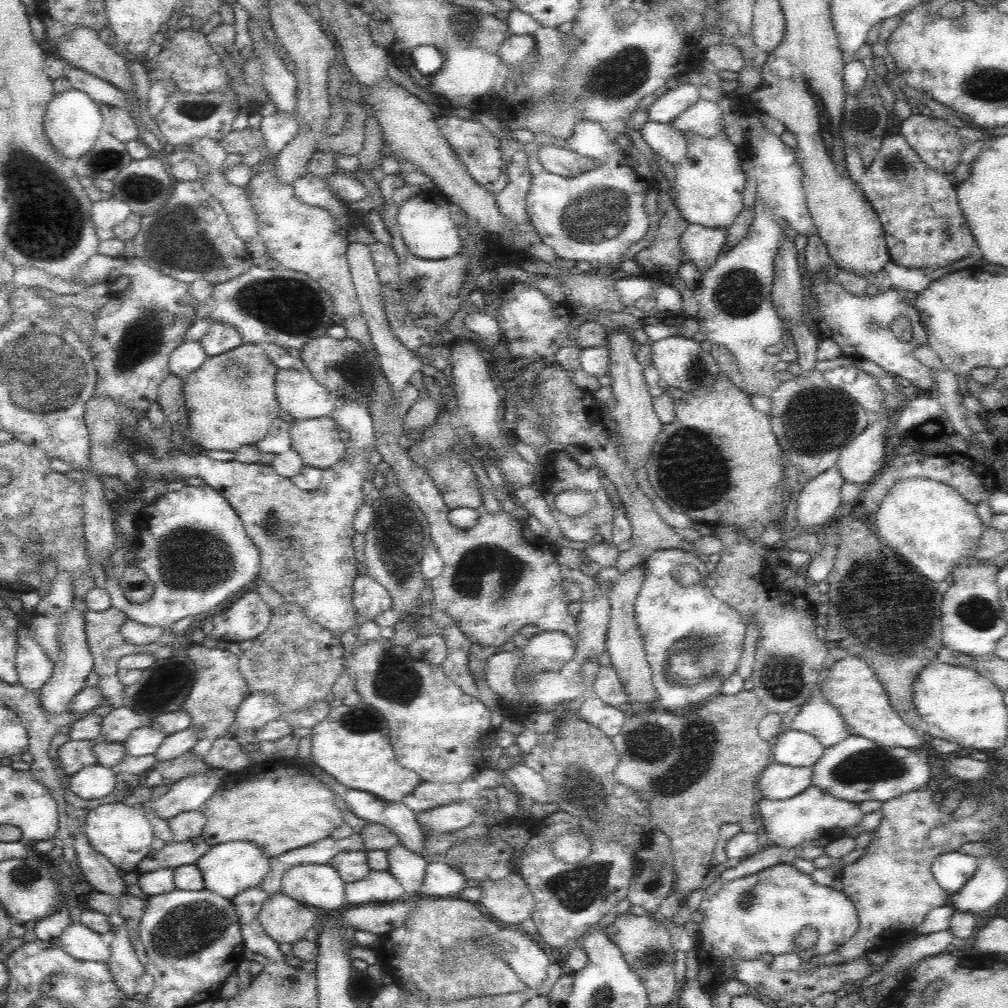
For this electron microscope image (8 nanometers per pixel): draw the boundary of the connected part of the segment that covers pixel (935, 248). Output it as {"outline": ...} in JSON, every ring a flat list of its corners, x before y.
{"outline":[[901,134,884,136,879,152,869,168,865,168,857,185,879,216,890,260,898,266,938,270,940,266,956,263,956,260,962,260,976,250,976,240,966,226,964,213,956,202,956,190,950,190,956,185,946,179,946,173,934,170,922,162,918,153]]}

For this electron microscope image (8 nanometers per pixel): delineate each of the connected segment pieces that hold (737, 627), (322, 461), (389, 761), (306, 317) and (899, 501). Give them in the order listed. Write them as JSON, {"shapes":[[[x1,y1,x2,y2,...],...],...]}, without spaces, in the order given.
{"shapes":[[[667,549,654,552,643,563,645,580,635,601,635,616,638,631,642,635,647,661,650,663,652,679,656,688,656,707,661,710,682,712,702,706,722,691,724,680,736,671,738,660,742,654,743,640,747,629,747,621,730,608,712,596,710,588,703,585,684,587,672,577,672,571,678,565,694,566,702,578,709,574,705,563,700,562,698,555,690,550]],[[325,416,299,421,293,419,290,423,291,448,300,454,305,465,327,469,345,455,345,442,339,436,339,430,333,418]],[[361,700,354,706,346,706,342,703,340,706,333,708,322,722,311,729,310,760,318,770,324,770,328,774,332,774,338,782,342,782,349,789,368,791,386,802,402,801,404,797,414,792,422,782,413,770,404,768,396,760,390,742,388,721,379,710]],[[252,265,236,278,212,285,210,298,194,306,198,317,235,326,246,343,273,343,298,350,324,335,333,325,332,316,336,312,331,296,317,280,282,265,274,270,268,270,265,265]],[[904,478,890,488,878,510,876,526,886,545,890,546,900,557,914,564,920,574,930,578,932,582,942,582,951,576,959,563,973,559,973,551,979,546,983,528,982,521,976,513,976,505,966,500,956,489,943,482,931,478]]]}

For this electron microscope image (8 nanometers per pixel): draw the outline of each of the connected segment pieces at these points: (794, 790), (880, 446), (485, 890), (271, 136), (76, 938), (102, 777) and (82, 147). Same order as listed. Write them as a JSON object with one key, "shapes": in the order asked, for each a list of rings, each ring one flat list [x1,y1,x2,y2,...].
{"shapes":[[[770,763,760,774,757,787,763,798,784,800,804,792,812,785,812,767]],[[870,417,866,428,844,447,837,467,846,482,869,484,883,469,888,457,884,451,888,418]],[[509,872,500,880,482,880,480,904,498,922,520,924,532,917,534,895,520,873]],[[276,111,272,116,266,116,262,120,260,130,264,134,270,157,273,157,298,134,298,120,286,117,284,112]],[[72,923,62,930,57,940,60,941,60,948,72,958,107,963,111,954,109,945,115,936,115,929,98,934,82,923]],[[98,763,70,776,70,789,76,796,86,800,105,798,114,790,115,784,115,770]],[[66,90,56,94,44,113,44,133,48,141,52,142,54,151,67,162,73,162,79,156,86,154,94,146,98,136,103,133,100,105,80,90]]]}

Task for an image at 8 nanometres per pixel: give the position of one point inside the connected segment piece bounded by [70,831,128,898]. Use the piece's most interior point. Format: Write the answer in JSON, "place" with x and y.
{"place":[99,872]}

